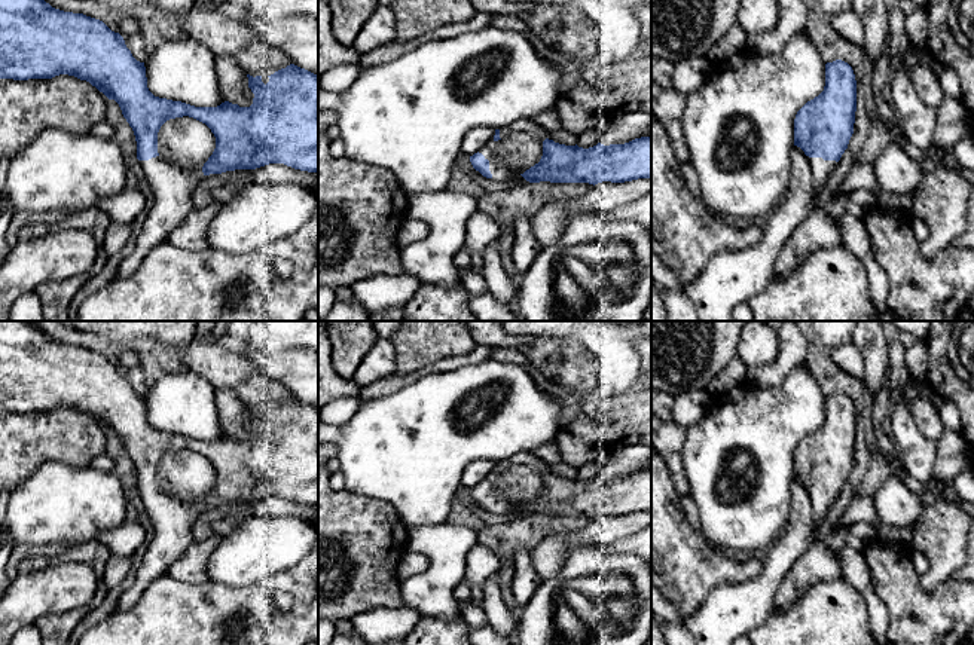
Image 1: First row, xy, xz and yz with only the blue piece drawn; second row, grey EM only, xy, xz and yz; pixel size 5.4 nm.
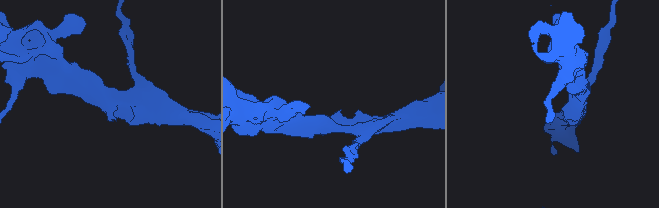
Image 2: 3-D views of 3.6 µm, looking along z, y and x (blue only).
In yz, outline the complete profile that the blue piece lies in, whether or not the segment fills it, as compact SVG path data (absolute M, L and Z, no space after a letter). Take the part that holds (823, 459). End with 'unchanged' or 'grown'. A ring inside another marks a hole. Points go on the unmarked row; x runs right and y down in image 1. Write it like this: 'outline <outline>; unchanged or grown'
outline M836 392L825 397L824 424L807 434L794 452L794 479L800 480L810 492L815 531L825 519L827 511L834 505L837 495L848 482L854 467L857 444L857 413L852 400Z; grown

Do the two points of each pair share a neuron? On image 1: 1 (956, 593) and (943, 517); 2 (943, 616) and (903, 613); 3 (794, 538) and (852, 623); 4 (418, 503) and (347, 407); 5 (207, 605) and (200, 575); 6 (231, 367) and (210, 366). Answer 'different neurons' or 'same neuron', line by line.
1: different neurons
2: same neuron
3: different neurons
4: different neurons
5: different neurons
6: same neuron

